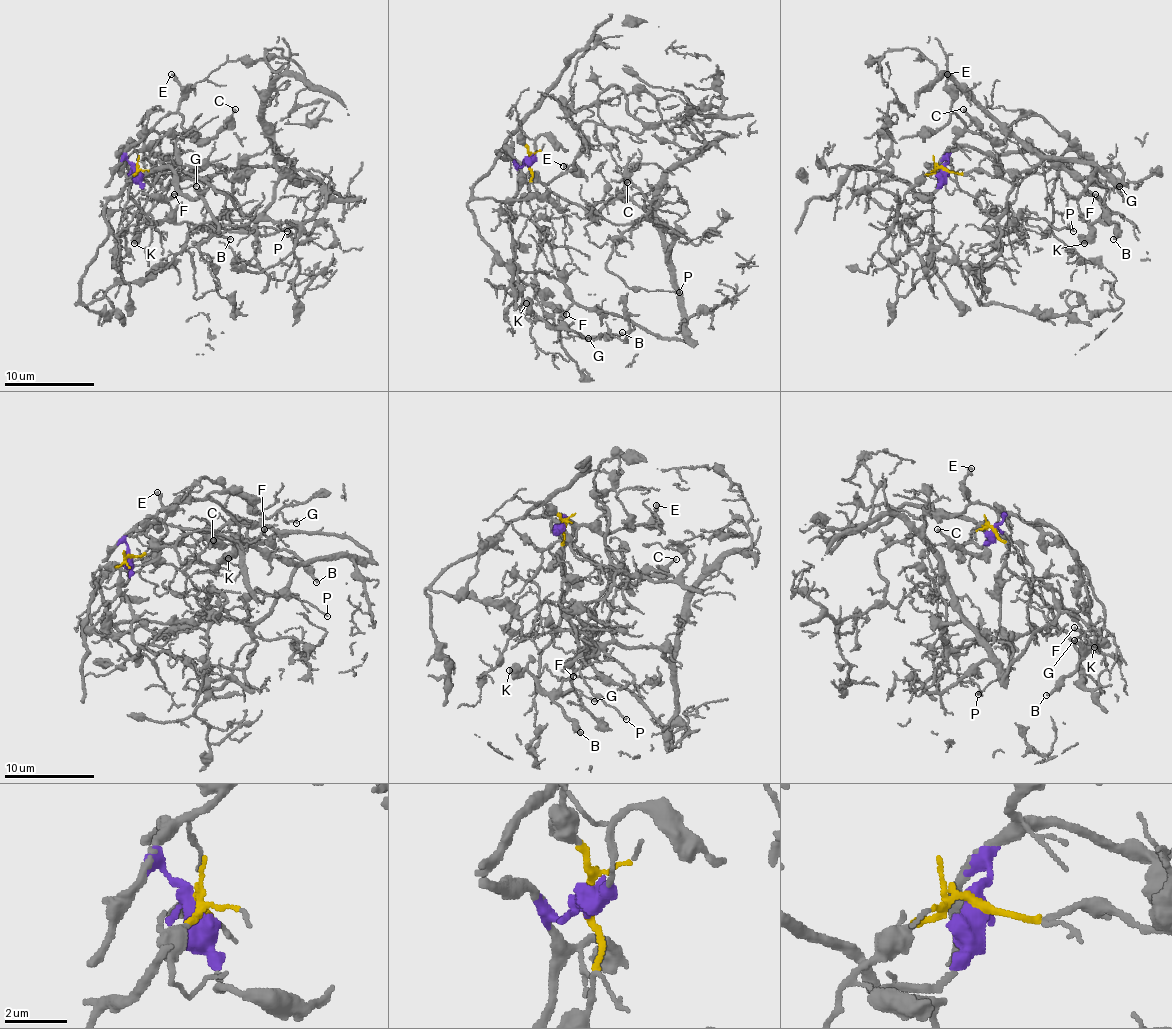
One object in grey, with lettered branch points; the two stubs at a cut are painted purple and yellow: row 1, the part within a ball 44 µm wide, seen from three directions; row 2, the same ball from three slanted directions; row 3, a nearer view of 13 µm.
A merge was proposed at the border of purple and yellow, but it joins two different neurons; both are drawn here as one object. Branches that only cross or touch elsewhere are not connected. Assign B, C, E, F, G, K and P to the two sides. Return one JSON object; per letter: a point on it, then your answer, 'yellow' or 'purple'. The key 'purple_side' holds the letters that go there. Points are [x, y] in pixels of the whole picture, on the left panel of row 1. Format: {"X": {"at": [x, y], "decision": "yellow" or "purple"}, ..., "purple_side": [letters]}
{"B": {"at": [230, 239], "decision": "purple"}, "C": {"at": [235, 109], "decision": "purple"}, "E": {"at": [171, 74], "decision": "purple"}, "F": {"at": [174, 194], "decision": "purple"}, "G": {"at": [196, 186], "decision": "yellow"}, "K": {"at": [134, 243], "decision": "purple"}, "P": {"at": [287, 231], "decision": "yellow"}, "purple_side": ["B", "C", "E", "F", "K"]}

